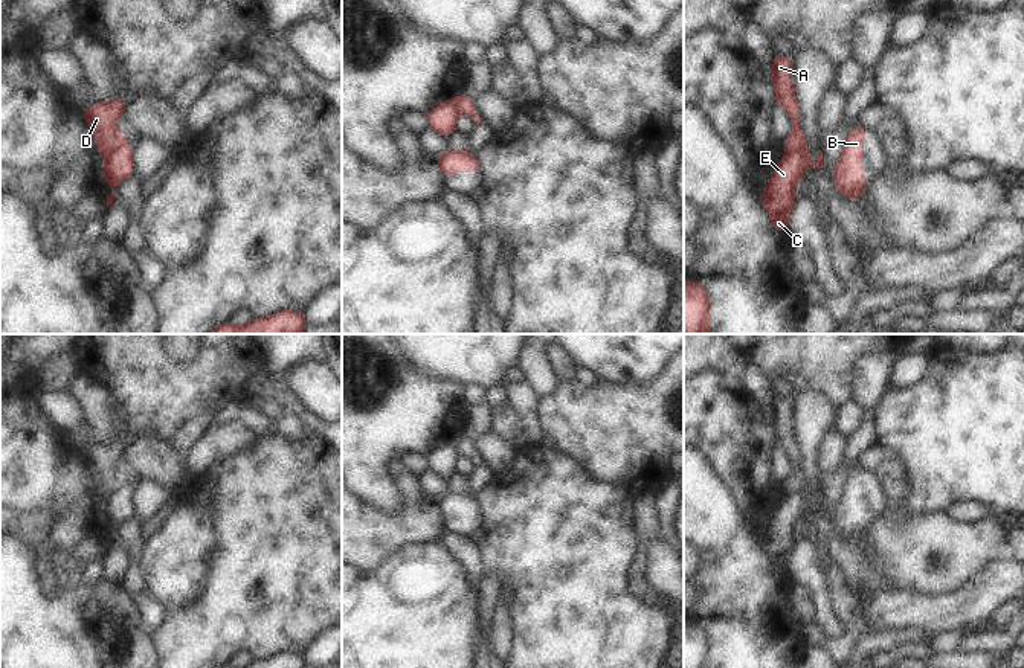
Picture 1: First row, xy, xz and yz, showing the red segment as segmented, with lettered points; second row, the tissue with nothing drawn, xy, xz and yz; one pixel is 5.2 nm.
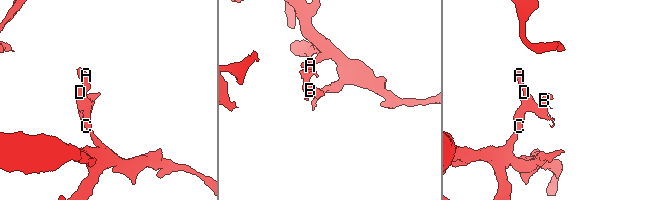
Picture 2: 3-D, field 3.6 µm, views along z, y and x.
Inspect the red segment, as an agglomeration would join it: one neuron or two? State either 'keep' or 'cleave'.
cleave

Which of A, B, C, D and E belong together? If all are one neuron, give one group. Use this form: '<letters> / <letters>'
A B D / C E

